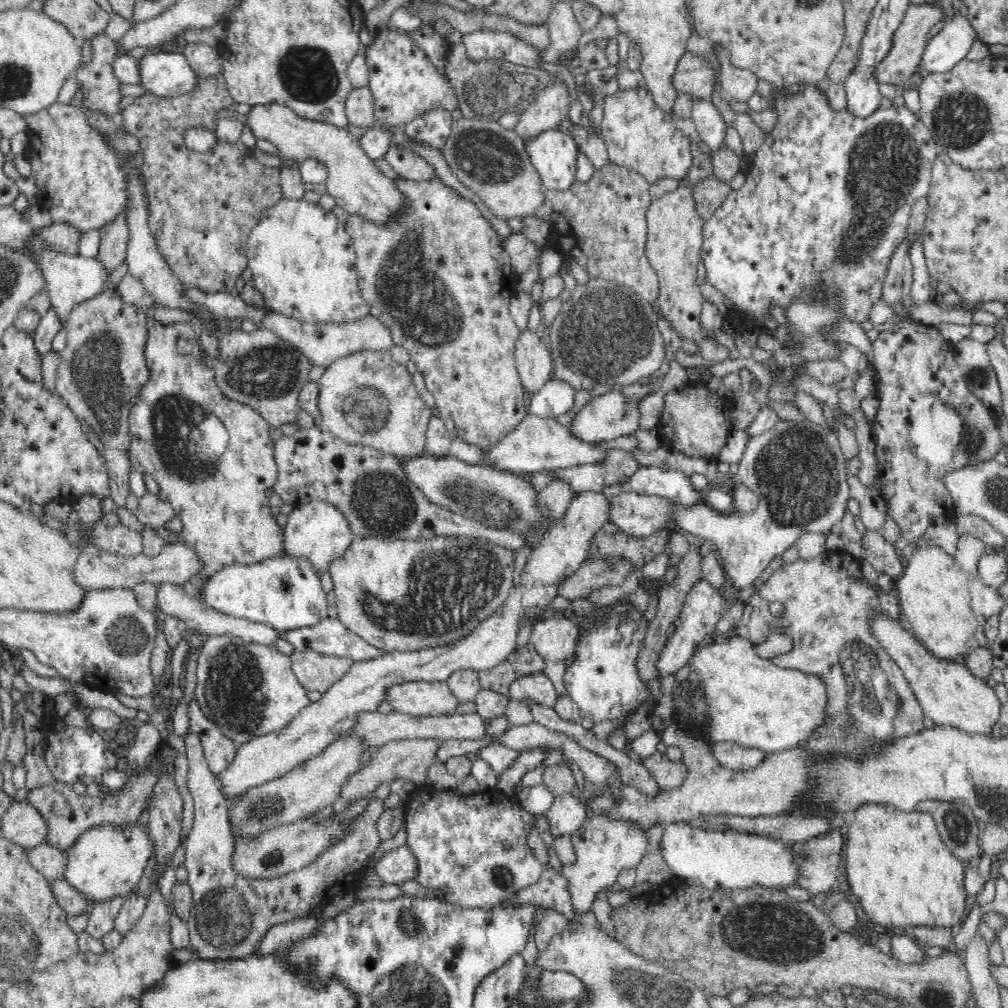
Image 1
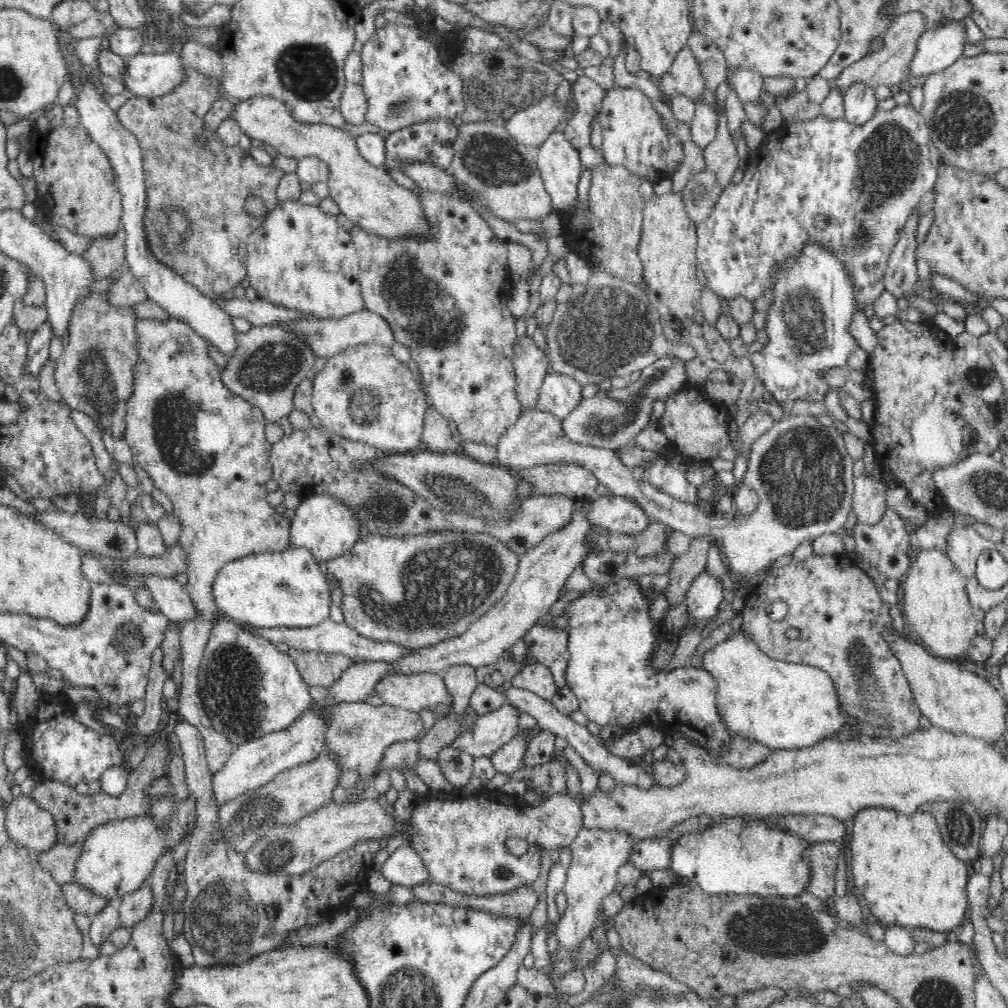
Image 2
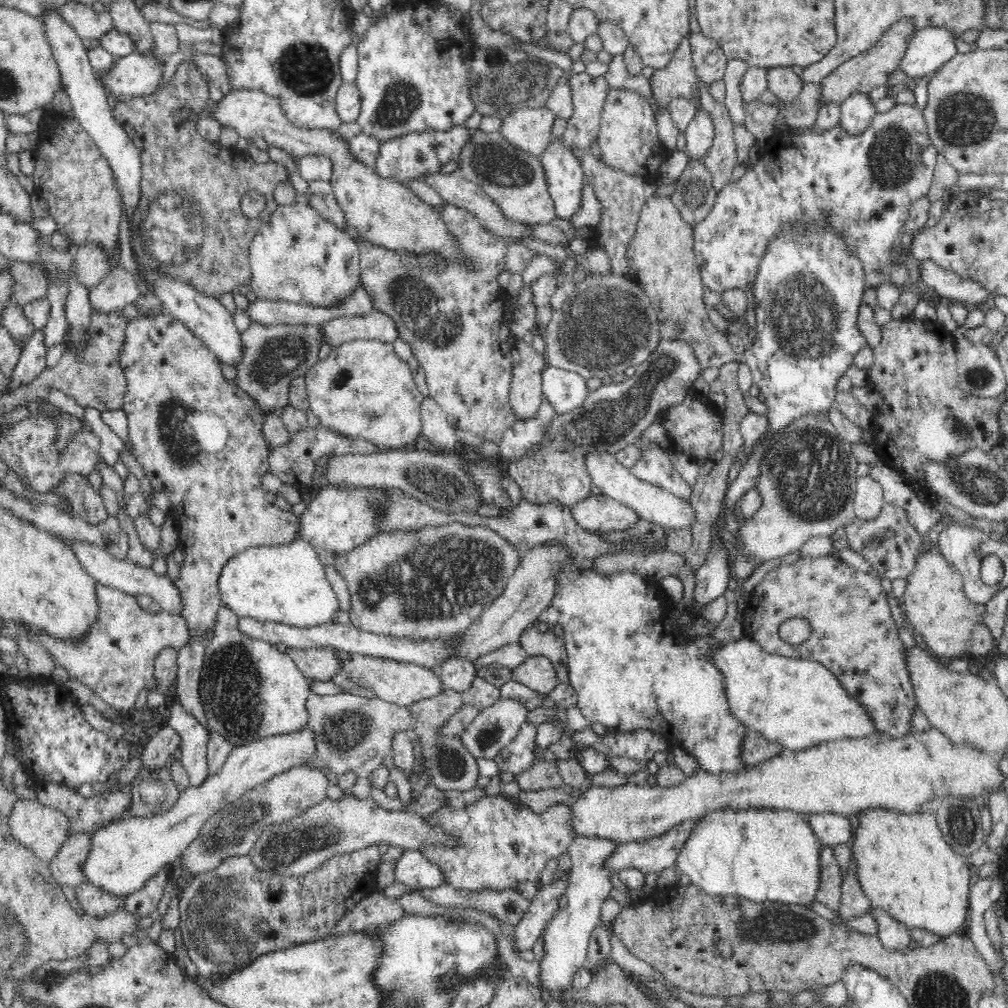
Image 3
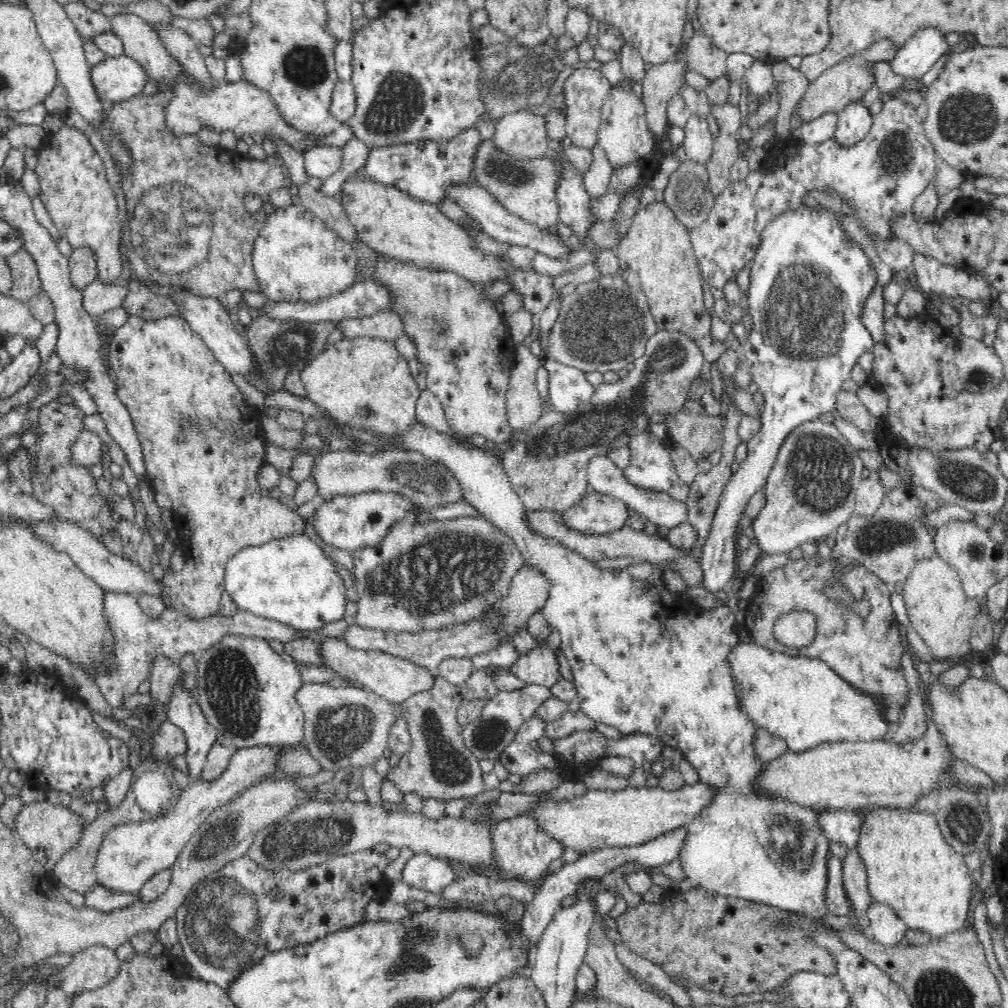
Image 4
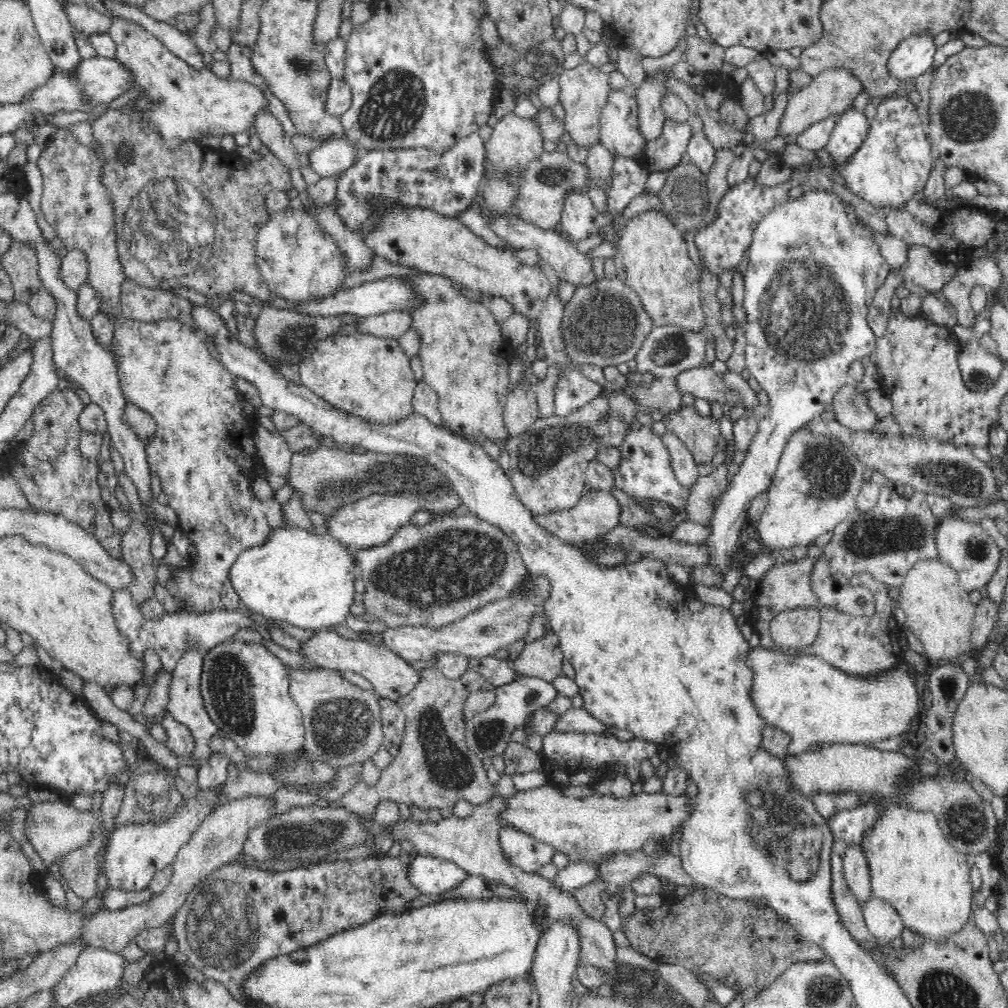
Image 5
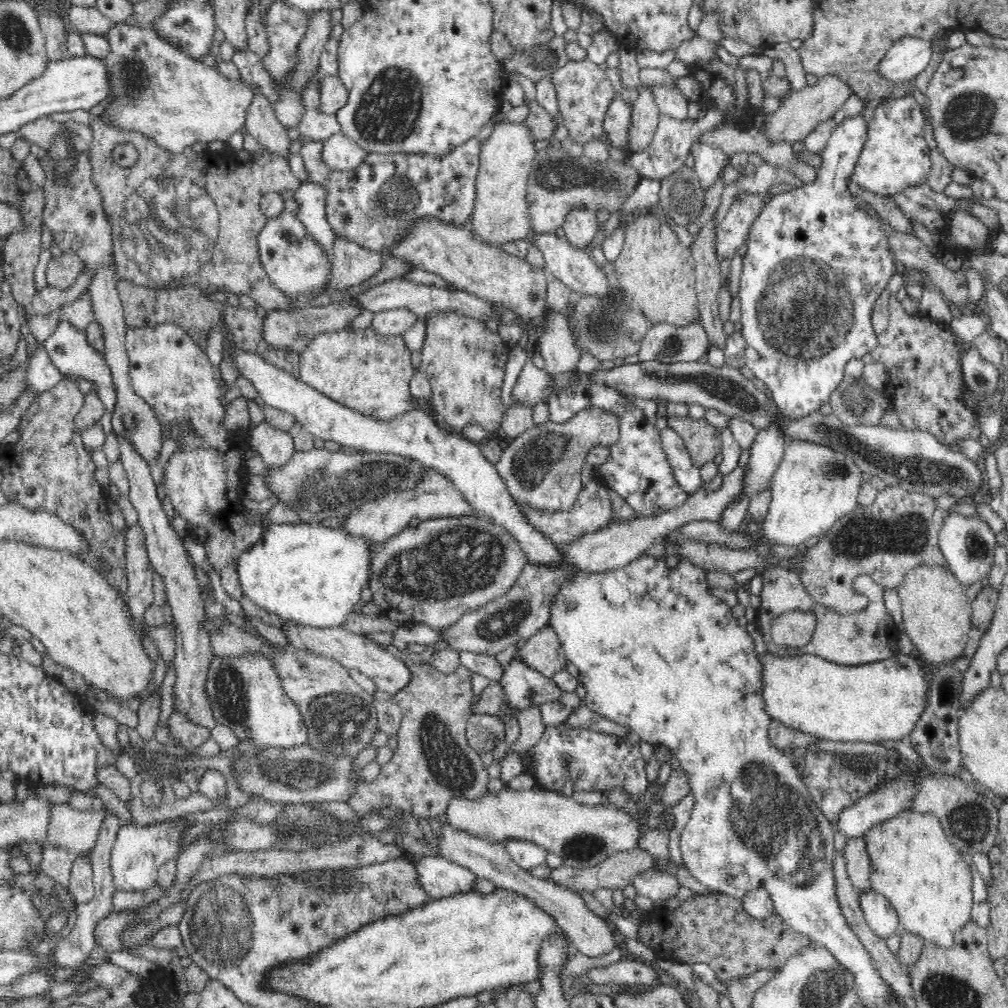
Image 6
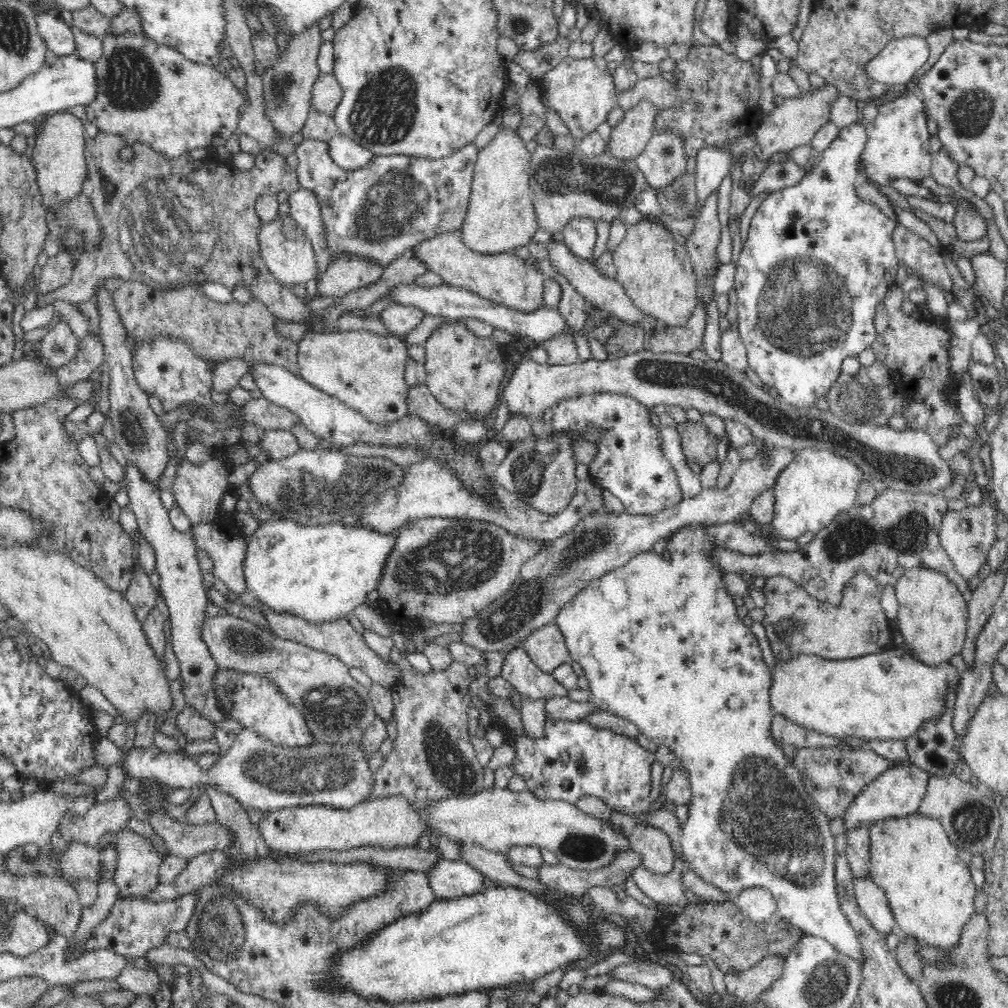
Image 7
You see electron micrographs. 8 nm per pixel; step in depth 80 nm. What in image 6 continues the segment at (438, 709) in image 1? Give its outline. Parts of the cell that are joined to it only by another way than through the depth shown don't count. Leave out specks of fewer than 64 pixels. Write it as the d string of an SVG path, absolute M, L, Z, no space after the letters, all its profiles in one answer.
M289 622L284 633L296 650L322 655L347 669L355 668L372 679L379 691L387 692L391 696L398 694L411 681L411 670L406 666L401 655L380 647L365 636L352 633L346 624L330 628L314 628Z

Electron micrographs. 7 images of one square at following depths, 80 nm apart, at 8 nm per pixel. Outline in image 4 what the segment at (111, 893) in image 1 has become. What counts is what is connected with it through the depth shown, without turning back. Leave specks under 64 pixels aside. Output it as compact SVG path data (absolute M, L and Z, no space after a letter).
M306 741L294 747L268 747L261 745L251 748L235 748L226 771L212 781L201 781L196 786L188 785L181 792L177 804L162 817L144 821L128 821L116 824L106 834L102 834L102 842L98 846L98 854L94 860L94 871L97 885L106 887L117 893L135 893L144 887L158 872L171 869L181 849L194 836L200 825L218 808L236 800L247 788L266 781L267 777L277 771L278 758L288 750L307 749Z

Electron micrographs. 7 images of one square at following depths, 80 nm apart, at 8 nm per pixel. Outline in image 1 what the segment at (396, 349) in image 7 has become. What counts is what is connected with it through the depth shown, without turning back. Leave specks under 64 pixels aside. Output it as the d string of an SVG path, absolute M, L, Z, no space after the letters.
M388 349L337 358L318 382L322 424L333 435L402 459L425 454L425 434L432 411L416 390L405 365L396 363Z

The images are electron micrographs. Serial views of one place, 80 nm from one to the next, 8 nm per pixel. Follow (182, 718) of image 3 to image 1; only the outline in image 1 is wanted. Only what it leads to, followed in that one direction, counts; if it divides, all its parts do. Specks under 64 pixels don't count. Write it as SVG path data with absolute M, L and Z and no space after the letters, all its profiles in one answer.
M190 731L190 735L187 739L184 740L186 743L186 754L188 755L188 776L187 776L187 787L189 791L192 793L192 797L194 797L194 819L192 828L187 836L187 840L185 842L185 866L188 872L188 883L190 883L190 888L193 892L193 903L190 910L190 917L187 920L187 925L189 928L189 935L191 940L191 946L197 950L199 954L199 958L203 960L208 959L238 959L244 958L252 955L254 952L254 946L260 942L260 938L266 934L266 930L270 928L270 926L274 926L274 924L278 924L278 922L286 922L292 920L292 918L299 918L306 917L306 912L308 912L308 908L314 908L316 904L320 904L326 900L331 899L332 897L338 895L339 893L343 893L347 890L354 890L356 886L357 879L359 878L360 874L365 871L366 858L370 856L370 854L378 851L378 846L381 842L380 836L378 835L378 829L376 829L376 825L378 819L381 817L384 809L383 809L383 802L377 798L369 800L365 802L359 809L352 811L352 814L349 814L351 819L342 826L342 834L338 836L338 840L330 840L330 846L324 850L324 852L320 852L314 860L310 861L310 864L306 864L303 866L301 870L290 872L287 875L283 875L280 879L274 878L273 880L264 880L264 879L244 879L240 876L235 874L235 871L232 869L232 865L230 865L230 856L232 856L232 852L234 852L234 838L232 838L232 834L230 834L230 824L229 824L229 817L228 817L228 801L226 797L223 795L221 791L221 787L218 784L218 776L212 774L208 764L205 760L205 752L203 751L203 747L200 741L200 737L196 736L194 733Z

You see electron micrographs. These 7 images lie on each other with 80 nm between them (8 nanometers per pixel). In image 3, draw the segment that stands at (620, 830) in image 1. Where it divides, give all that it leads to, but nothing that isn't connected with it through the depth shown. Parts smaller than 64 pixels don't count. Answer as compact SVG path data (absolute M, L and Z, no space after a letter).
M576 835L573 843L569 846L567 852L571 856L571 869L569 870L569 878L565 888L568 901L565 909L556 911L545 930L546 954L544 954L544 959L539 964L540 980L543 988L562 990L562 988L570 987L575 972L584 967L587 948L589 947L590 939L593 938L593 930L600 921L603 900L610 897L610 891L613 888L611 882L612 871L608 869L608 865L605 862L617 851L618 847L620 847L620 842L617 842L617 840L610 840L601 836L584 835Z

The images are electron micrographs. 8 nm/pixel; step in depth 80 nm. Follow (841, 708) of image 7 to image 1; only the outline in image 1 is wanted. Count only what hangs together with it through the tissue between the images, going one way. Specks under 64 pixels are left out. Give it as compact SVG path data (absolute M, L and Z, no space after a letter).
M734 637L721 644L709 640L692 654L690 665L698 674L702 683L702 697L706 699L706 722L699 737L709 746L730 742L774 754L800 747L826 718L826 687L822 679L796 669L780 668L772 661L758 657L748 639Z

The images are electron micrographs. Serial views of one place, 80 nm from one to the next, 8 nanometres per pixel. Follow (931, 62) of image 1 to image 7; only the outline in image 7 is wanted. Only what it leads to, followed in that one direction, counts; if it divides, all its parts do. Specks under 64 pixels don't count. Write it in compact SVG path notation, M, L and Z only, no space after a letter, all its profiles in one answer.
M905 36L890 39L877 58L866 66L867 76L883 84L907 84L928 61L929 48L925 38Z

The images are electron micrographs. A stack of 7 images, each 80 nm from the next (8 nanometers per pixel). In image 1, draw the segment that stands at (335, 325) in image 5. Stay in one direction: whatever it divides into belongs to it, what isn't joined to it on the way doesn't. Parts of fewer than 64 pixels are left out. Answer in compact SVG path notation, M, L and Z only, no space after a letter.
M262 327L250 334L236 331L218 339L218 356L200 349L198 359L214 373L214 383L222 395L258 411L271 427L298 424L298 398L308 383L308 372L312 368L310 361L289 344L282 343L276 334Z

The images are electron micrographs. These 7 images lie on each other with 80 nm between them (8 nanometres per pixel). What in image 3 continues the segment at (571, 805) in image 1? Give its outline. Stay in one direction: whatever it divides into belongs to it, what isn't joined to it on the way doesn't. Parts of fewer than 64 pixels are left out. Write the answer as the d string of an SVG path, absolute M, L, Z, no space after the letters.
M504 794L497 796L484 796L464 808L453 808L448 804L442 806L436 813L428 817L422 817L430 827L442 828L442 833L450 837L450 844L438 842L420 848L422 856L428 862L434 864L443 873L443 883L456 889L471 891L505 891L516 889L523 882L535 882L540 880L541 872L550 858L556 858L563 852L567 852L569 846L576 838L573 831L572 806L570 803L555 803L546 810L536 813L530 809L518 807L516 802L507 798Z

